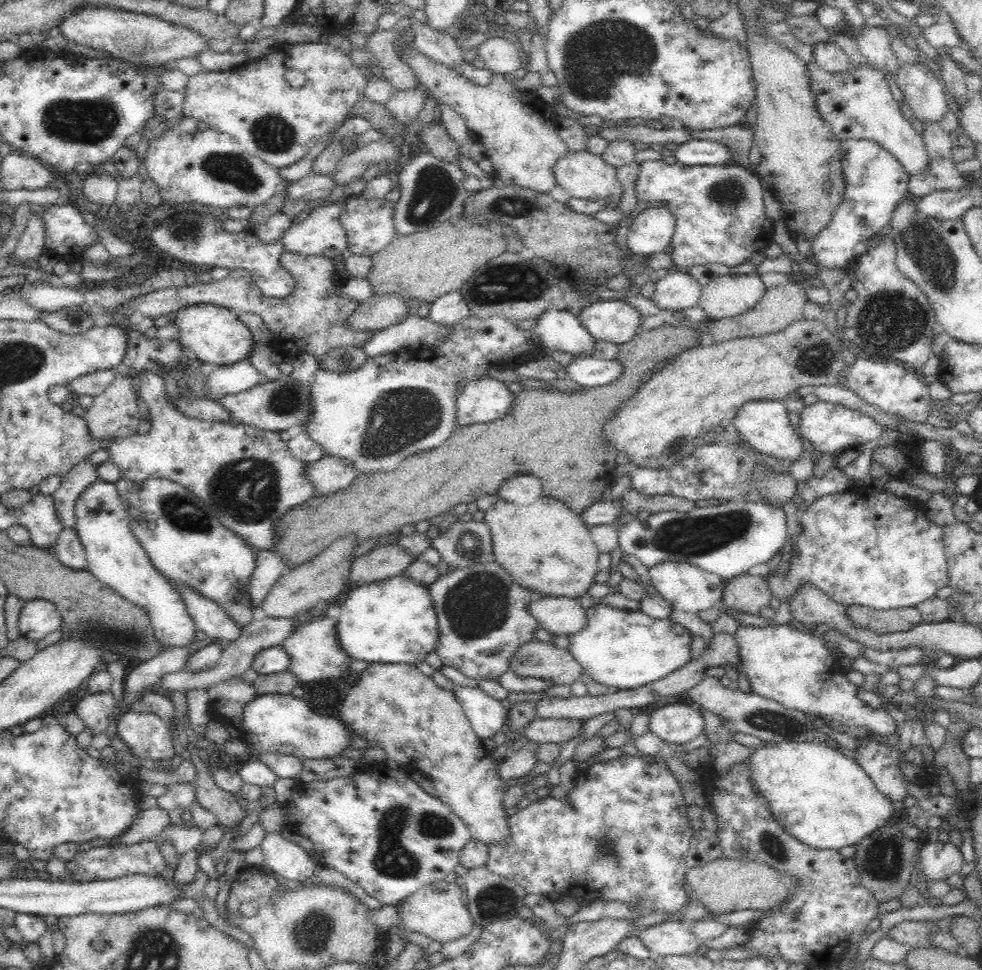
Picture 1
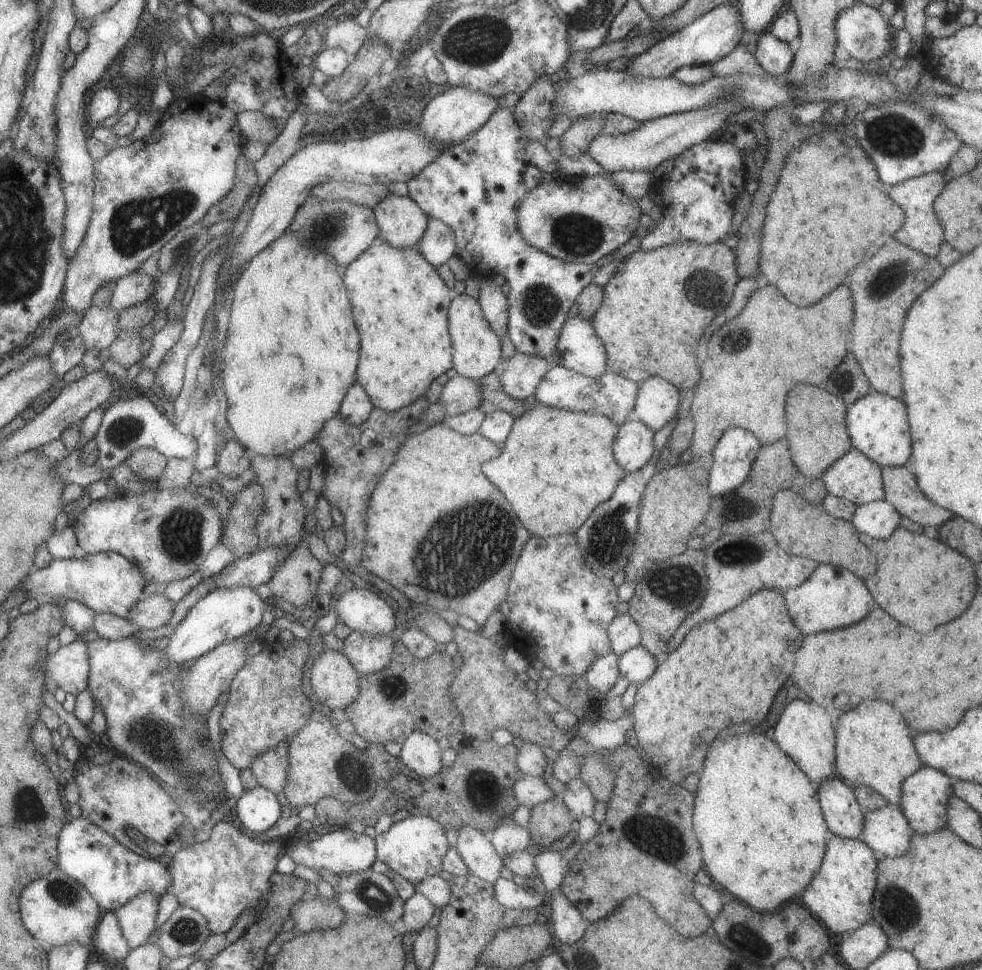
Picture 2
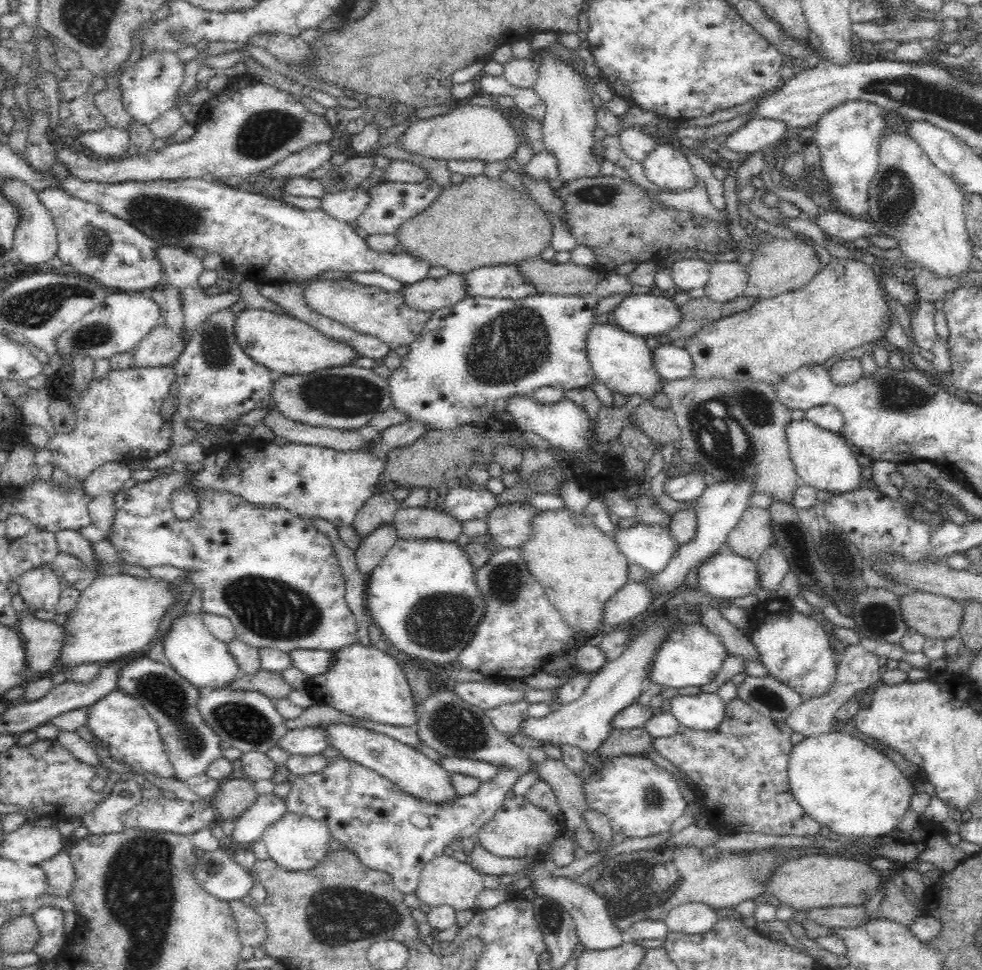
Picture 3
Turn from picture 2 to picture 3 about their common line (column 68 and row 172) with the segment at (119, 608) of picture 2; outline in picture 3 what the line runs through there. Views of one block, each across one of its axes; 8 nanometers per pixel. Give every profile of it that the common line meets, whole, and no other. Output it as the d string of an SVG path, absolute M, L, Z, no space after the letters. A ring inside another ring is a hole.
M548 53L538 69L538 78L533 86L536 94L545 102L547 112L541 122L545 151L557 158L559 176L566 181L600 175L603 158L594 154L594 131L597 128L596 108L590 101L585 77L572 64L562 62Z

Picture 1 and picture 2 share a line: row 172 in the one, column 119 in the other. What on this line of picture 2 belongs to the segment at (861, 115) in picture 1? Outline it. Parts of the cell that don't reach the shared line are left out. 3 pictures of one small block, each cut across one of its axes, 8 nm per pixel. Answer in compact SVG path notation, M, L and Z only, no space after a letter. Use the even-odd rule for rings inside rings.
M141 892L129 903L117 908L122 934L131 949L148 943L150 934L156 929L156 912L160 896L155 892Z

